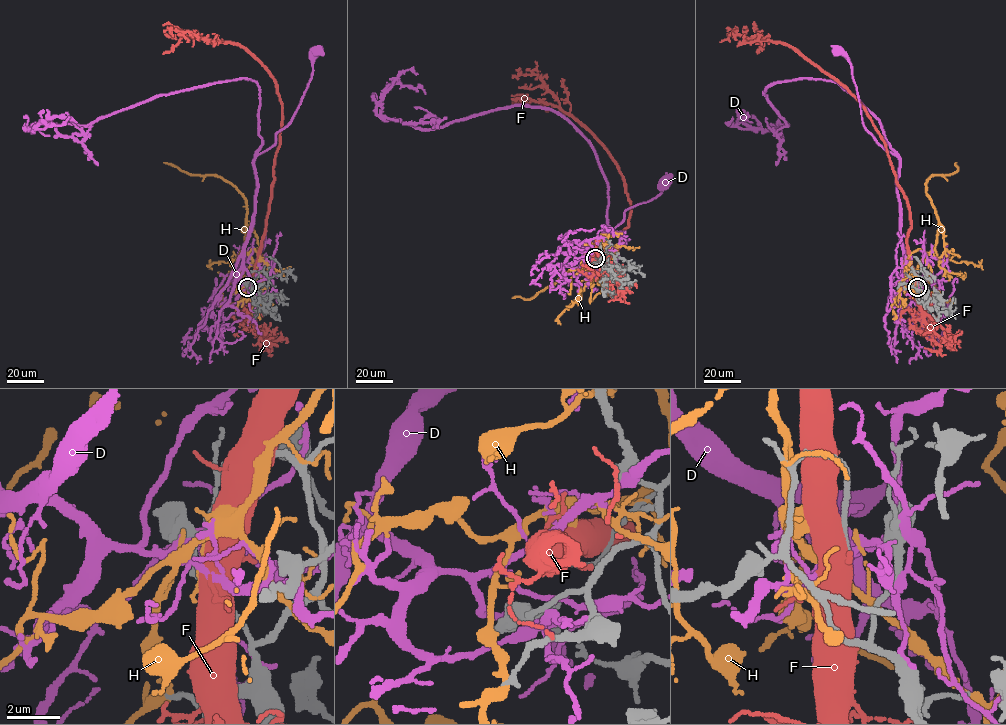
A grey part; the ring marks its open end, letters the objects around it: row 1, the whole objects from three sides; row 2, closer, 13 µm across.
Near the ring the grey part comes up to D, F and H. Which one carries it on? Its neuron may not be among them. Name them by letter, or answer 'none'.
none

